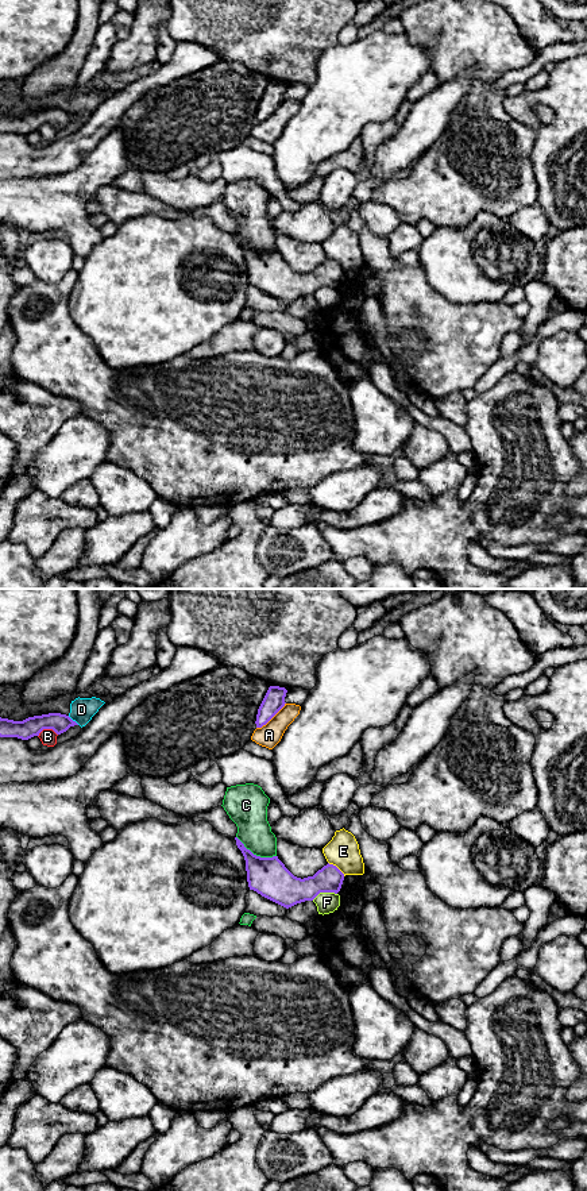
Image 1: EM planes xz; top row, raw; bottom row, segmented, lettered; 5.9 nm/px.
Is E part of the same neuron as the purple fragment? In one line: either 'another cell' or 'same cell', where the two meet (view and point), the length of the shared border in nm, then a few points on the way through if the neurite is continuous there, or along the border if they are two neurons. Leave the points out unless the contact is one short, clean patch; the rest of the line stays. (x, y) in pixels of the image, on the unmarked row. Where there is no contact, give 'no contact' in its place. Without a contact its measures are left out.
another cell | xz (336, 262) | 130 nm | along xz (328, 257), (344, 270)

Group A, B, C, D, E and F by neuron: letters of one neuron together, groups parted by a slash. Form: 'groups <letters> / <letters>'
groups A / B / C / D / E / F

